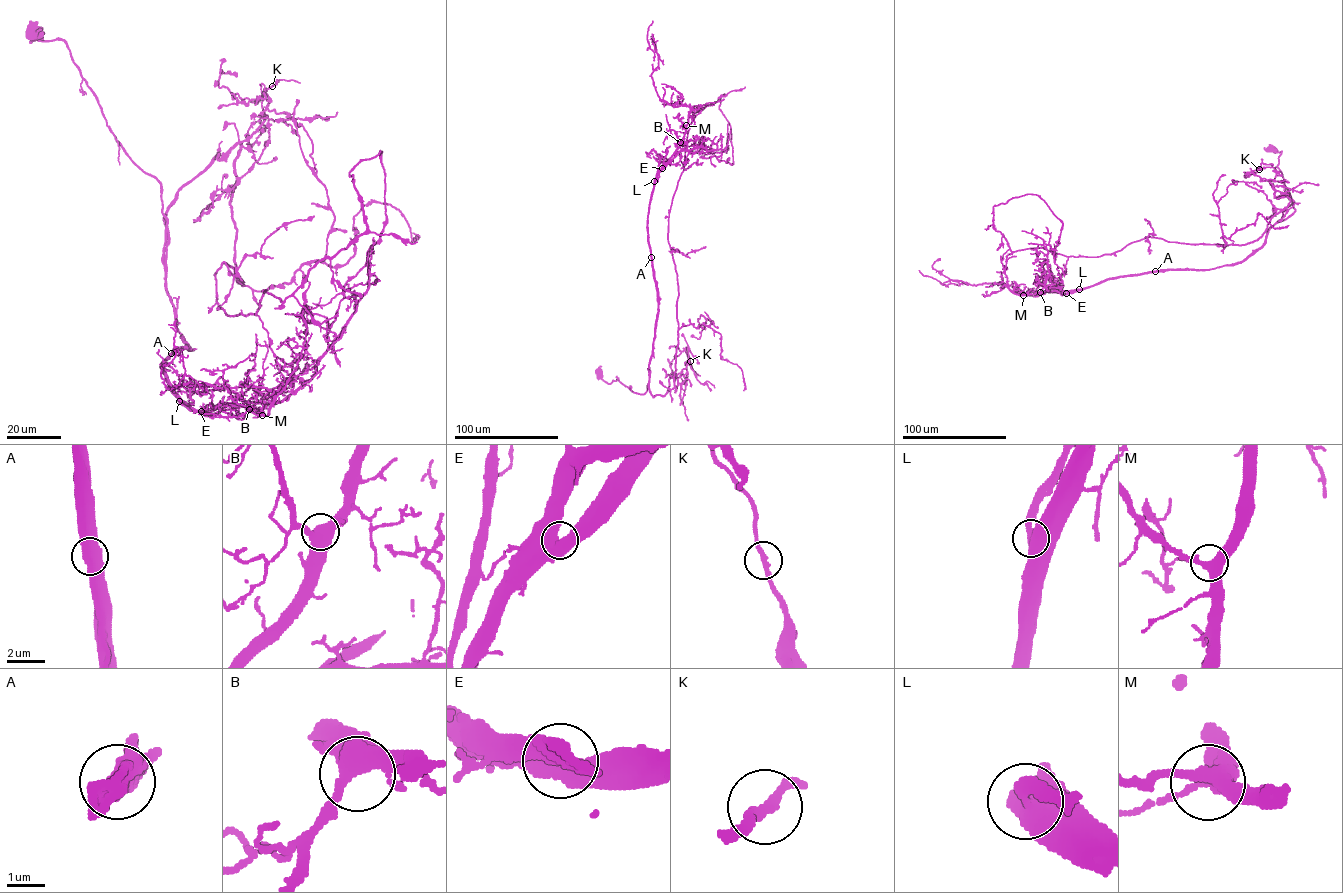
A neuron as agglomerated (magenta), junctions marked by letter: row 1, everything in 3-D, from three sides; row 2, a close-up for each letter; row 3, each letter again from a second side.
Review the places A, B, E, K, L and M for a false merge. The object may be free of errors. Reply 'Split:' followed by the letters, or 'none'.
Split: none

